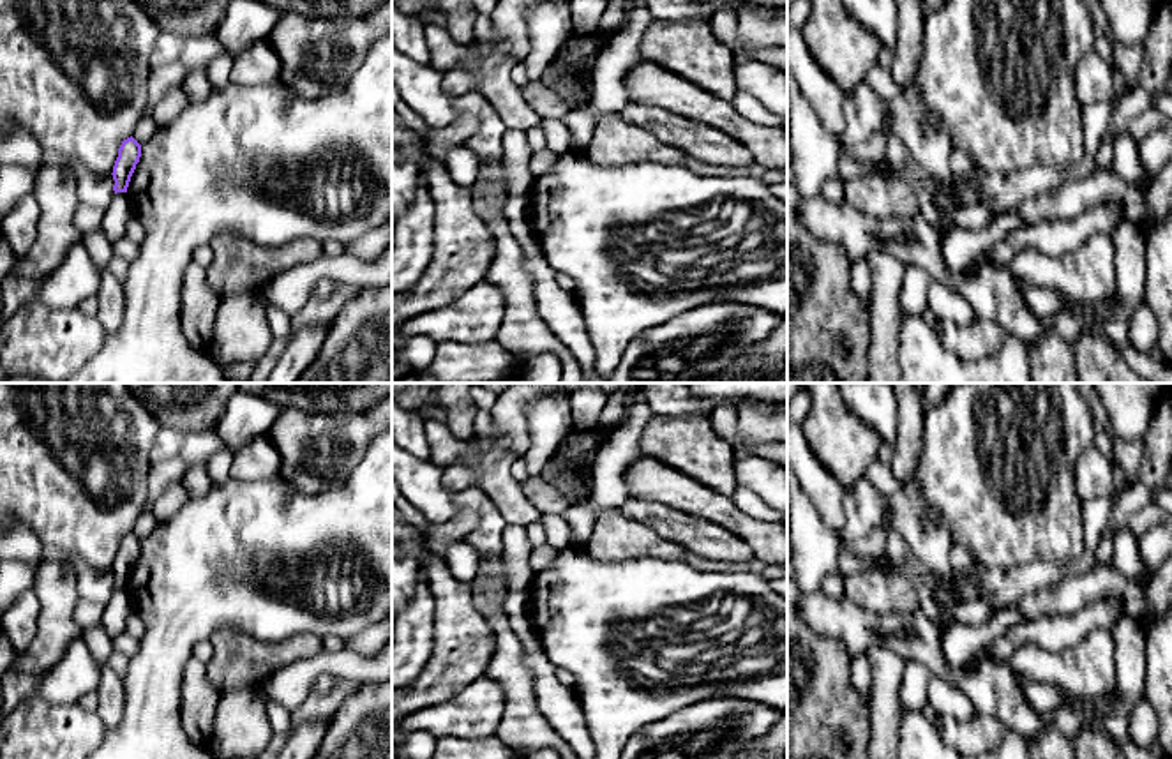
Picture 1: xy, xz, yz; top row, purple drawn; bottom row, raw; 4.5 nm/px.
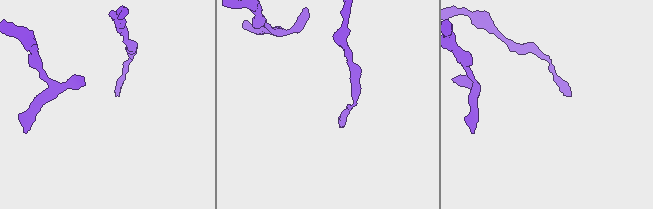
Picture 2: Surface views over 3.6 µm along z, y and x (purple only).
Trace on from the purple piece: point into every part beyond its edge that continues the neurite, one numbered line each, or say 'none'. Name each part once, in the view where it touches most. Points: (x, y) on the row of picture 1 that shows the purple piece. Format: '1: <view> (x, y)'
1: xy (120, 210)

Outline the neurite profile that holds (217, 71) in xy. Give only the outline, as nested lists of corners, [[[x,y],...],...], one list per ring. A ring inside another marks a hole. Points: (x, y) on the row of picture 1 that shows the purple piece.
[[[229,53],[215,56],[207,65],[205,71],[214,88],[224,88],[226,85],[229,85],[231,65],[233,65],[233,56]]]

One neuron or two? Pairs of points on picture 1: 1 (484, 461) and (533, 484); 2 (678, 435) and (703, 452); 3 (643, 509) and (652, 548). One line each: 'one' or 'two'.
1: two
2: one
3: two

